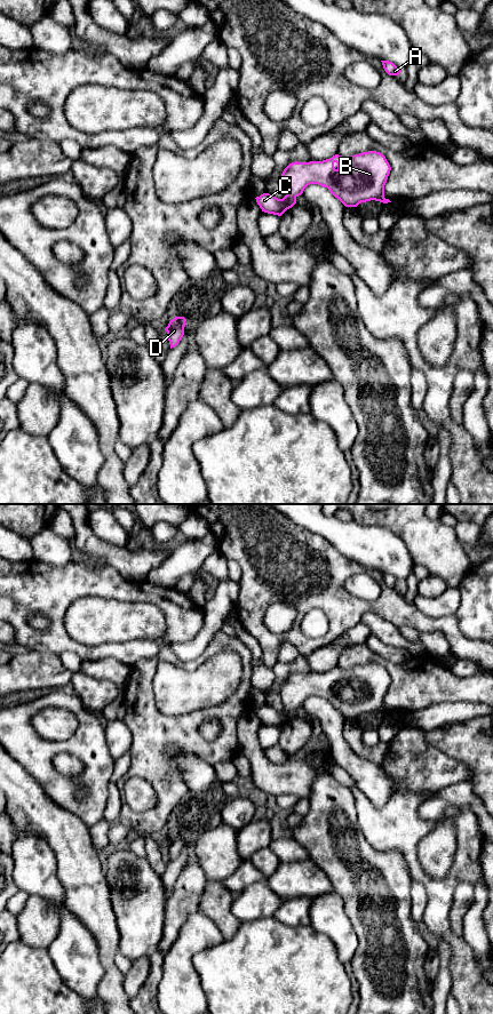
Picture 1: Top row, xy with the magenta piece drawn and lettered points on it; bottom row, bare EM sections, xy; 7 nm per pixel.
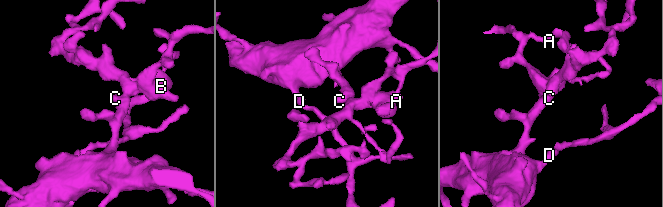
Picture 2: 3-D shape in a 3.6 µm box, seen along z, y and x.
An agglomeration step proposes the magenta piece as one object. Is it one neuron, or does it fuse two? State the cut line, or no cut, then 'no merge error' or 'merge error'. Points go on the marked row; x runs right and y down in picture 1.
no cut; no merge error

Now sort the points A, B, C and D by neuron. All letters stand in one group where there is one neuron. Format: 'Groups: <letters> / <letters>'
Groups: A B C D

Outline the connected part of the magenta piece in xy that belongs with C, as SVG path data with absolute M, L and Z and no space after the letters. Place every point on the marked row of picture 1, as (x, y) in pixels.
M376 151L351 157L339 154L323 161L292 162L280 176L286 194L278 199L269 193L256 197L262 211L281 216L296 203L296 198L310 184L327 187L345 207L375 200L391 202L384 198L384 185L391 167L385 157Z

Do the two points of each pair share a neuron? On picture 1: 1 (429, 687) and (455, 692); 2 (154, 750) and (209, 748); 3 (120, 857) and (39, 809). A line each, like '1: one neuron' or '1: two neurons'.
1: one neuron
2: one neuron
3: two neurons

